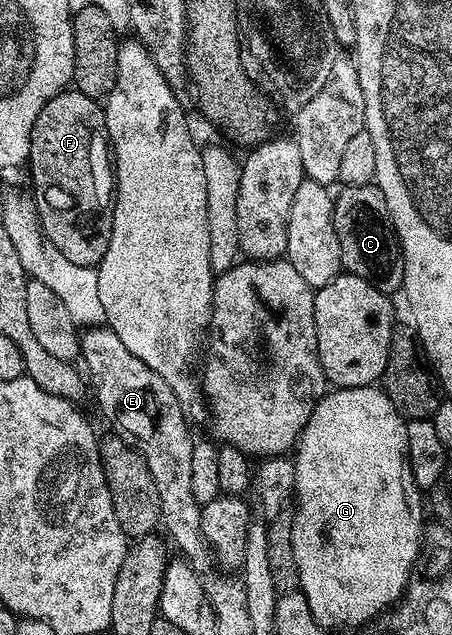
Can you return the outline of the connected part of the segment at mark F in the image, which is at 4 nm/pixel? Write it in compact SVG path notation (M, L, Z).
M65 90L59 92L54 98L42 106L38 118L32 127L30 134L30 150L28 151L28 162L26 171L32 175L32 184L34 189L34 199L36 205L36 215L39 217L40 226L43 228L45 240L53 247L62 252L63 257L68 258L77 266L95 269L100 263L100 259L106 254L106 246L110 246L110 230L112 229L112 205L116 203L116 178L114 175L114 160L110 155L110 141L108 138L108 127L106 127L106 118L101 101L92 100L86 94L75 90Z

